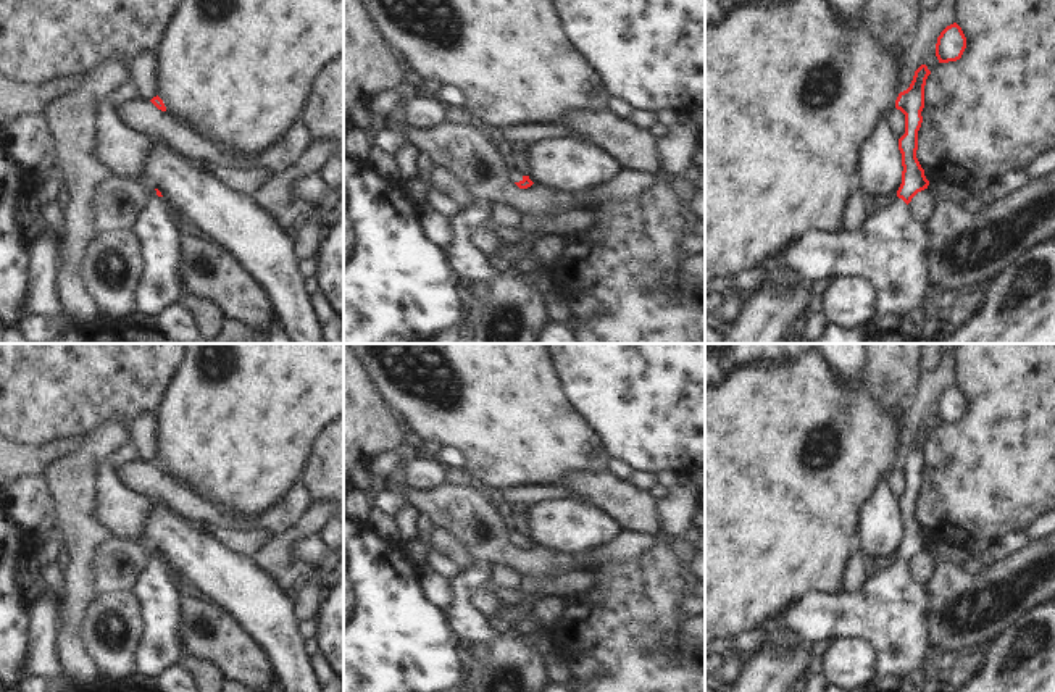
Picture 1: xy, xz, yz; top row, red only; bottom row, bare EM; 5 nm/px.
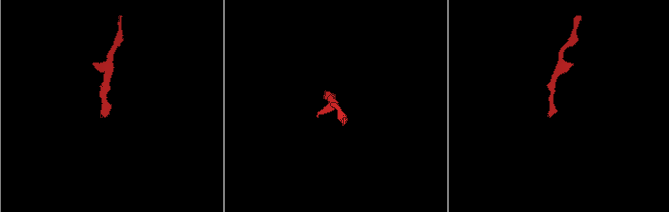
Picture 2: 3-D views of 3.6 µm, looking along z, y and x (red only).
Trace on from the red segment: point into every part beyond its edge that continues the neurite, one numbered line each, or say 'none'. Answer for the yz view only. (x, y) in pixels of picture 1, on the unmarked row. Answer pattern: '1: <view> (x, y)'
1: yz (889, 612)

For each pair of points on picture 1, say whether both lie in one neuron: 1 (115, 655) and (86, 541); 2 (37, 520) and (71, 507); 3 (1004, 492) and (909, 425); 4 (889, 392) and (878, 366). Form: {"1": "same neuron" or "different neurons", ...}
{"1": "different neurons", "2": "different neurons", "3": "different neurons", "4": "same neuron"}

